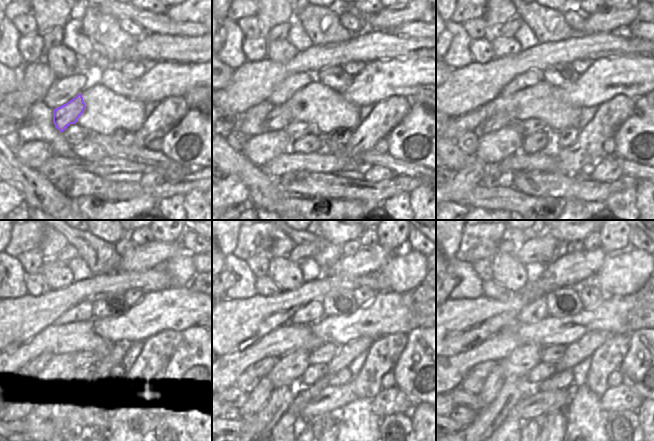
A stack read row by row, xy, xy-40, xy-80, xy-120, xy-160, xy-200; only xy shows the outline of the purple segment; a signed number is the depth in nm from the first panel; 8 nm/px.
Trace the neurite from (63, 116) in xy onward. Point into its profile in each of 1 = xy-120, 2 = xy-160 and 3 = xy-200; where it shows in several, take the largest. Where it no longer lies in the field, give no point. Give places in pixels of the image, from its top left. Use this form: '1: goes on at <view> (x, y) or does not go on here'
1: goes on at xy-120 (35, 365)
2: goes on at xy-160 (261, 368)
3: goes on at xy-200 (482, 370)

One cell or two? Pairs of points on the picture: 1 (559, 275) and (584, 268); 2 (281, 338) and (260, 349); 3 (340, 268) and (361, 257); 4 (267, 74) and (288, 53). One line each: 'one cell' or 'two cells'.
1: one cell
2: one cell
3: one cell
4: two cells

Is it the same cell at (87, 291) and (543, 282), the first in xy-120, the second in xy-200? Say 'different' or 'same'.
different

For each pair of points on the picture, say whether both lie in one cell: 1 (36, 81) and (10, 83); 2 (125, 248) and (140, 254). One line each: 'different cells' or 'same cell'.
1: different cells
2: different cells

